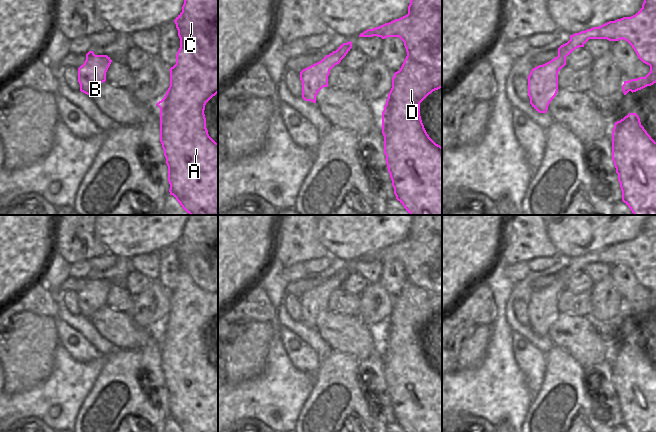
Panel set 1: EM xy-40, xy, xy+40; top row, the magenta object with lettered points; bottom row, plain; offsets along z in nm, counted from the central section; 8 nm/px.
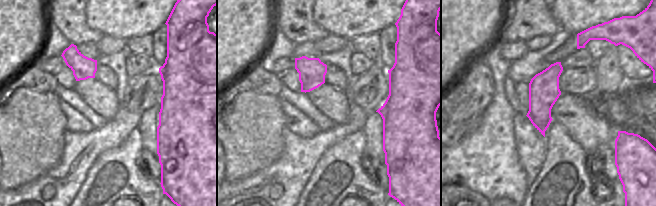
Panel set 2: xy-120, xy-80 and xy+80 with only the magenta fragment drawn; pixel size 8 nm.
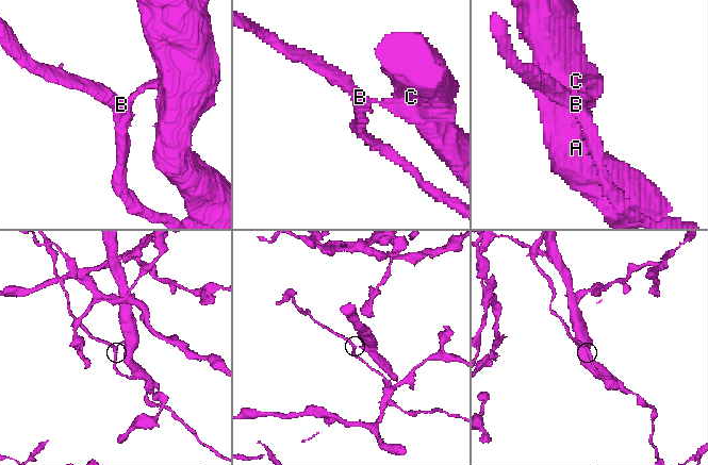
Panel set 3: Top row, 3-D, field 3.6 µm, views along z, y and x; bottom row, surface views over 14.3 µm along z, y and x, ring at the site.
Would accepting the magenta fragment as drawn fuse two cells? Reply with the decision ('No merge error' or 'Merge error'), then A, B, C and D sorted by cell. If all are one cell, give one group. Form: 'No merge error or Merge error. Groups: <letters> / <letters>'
Merge error. Groups: A C D / B.

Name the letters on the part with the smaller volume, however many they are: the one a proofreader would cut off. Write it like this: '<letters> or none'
B

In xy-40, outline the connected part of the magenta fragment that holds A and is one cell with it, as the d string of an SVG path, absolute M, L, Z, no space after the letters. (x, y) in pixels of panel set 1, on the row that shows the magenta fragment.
M184 0L182 12L174 22L180 38L180 48L176 54L176 64L169 70L170 86L164 98L156 104L160 108L160 142L168 166L169 192L190 215L218 215L218 143L208 134L204 114L206 103L218 93L218 0Z

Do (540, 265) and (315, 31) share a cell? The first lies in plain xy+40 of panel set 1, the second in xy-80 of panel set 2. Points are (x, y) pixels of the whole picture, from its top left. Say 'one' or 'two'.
two

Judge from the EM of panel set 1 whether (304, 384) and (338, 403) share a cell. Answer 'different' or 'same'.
different

